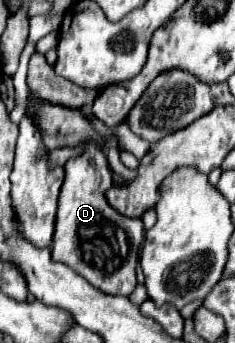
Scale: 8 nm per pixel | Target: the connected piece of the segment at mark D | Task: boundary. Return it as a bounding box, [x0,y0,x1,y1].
[52,144,144,296]

